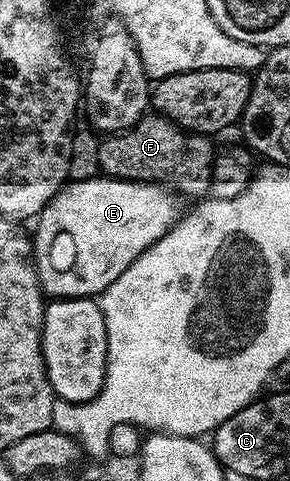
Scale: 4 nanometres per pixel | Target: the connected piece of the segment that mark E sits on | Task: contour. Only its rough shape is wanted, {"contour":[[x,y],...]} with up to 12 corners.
{"contour":[[68,181],[34,223],[48,299],[102,295],[181,217],[160,183]]}

